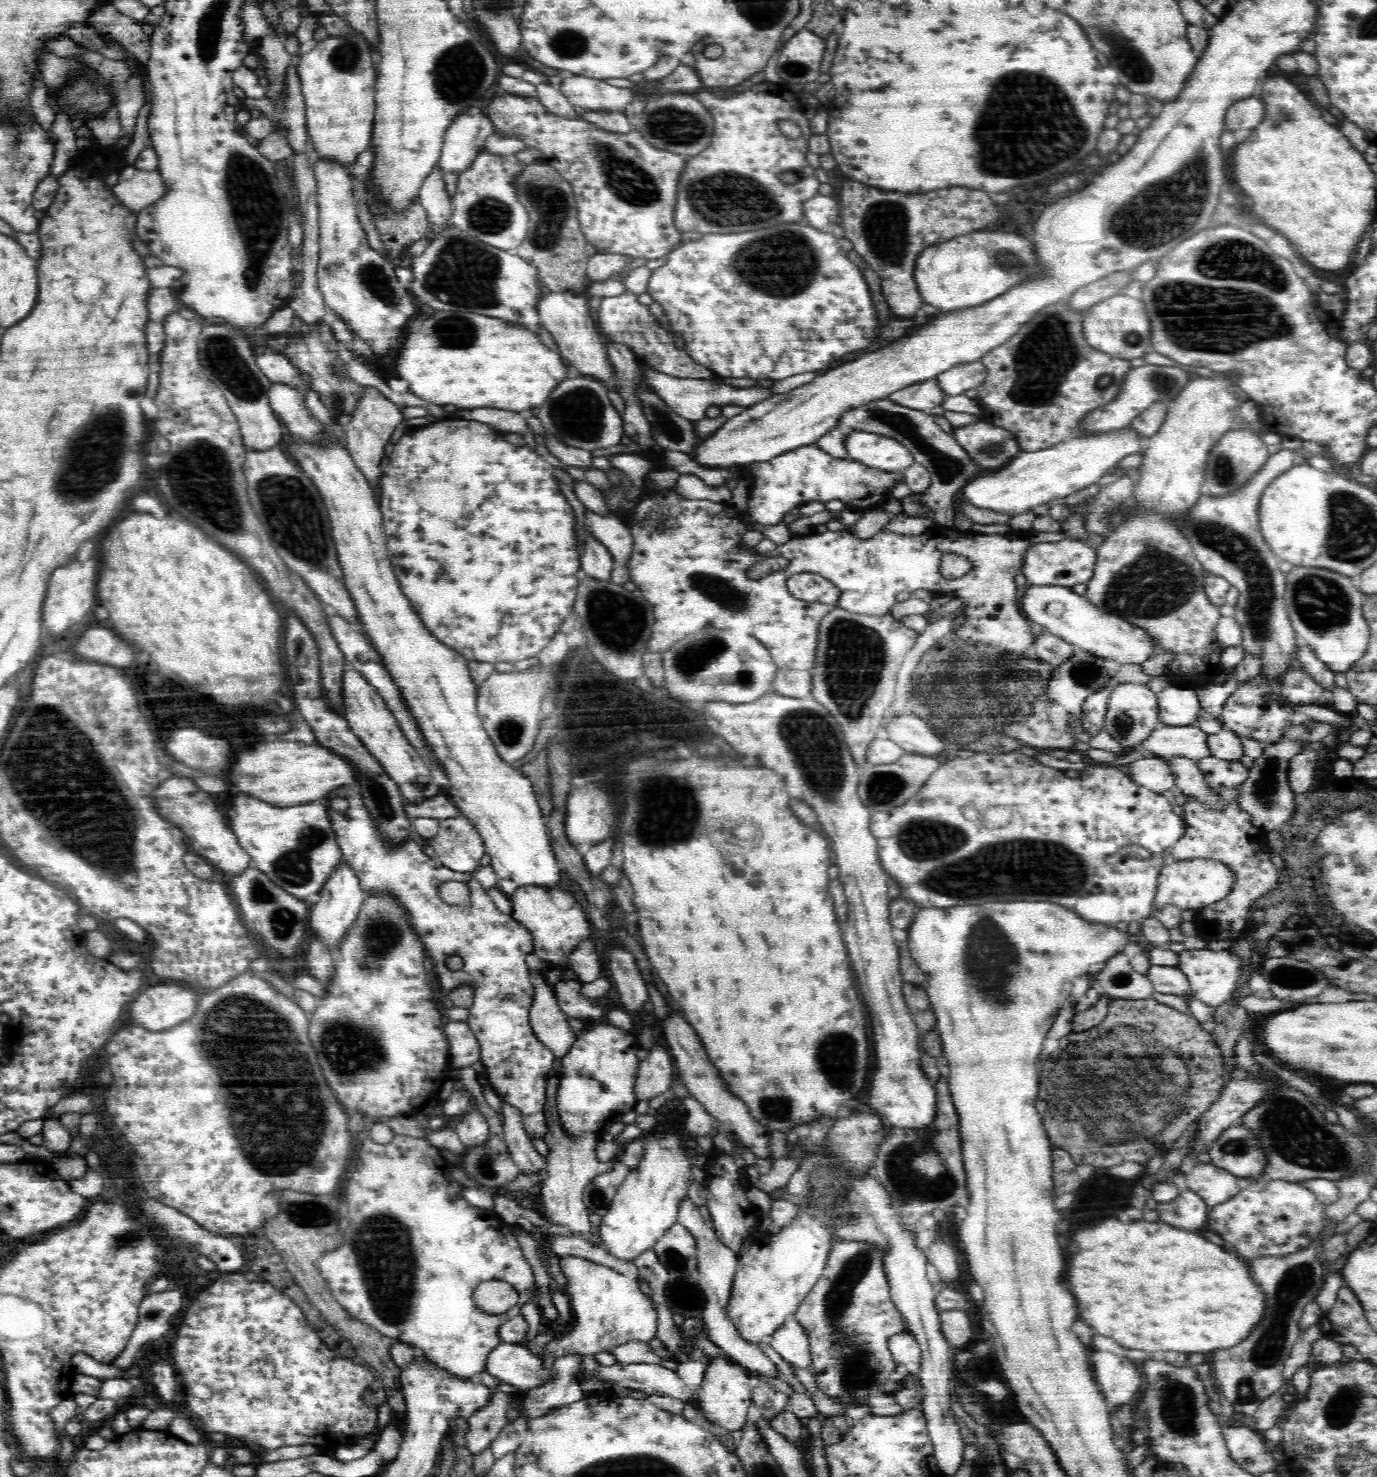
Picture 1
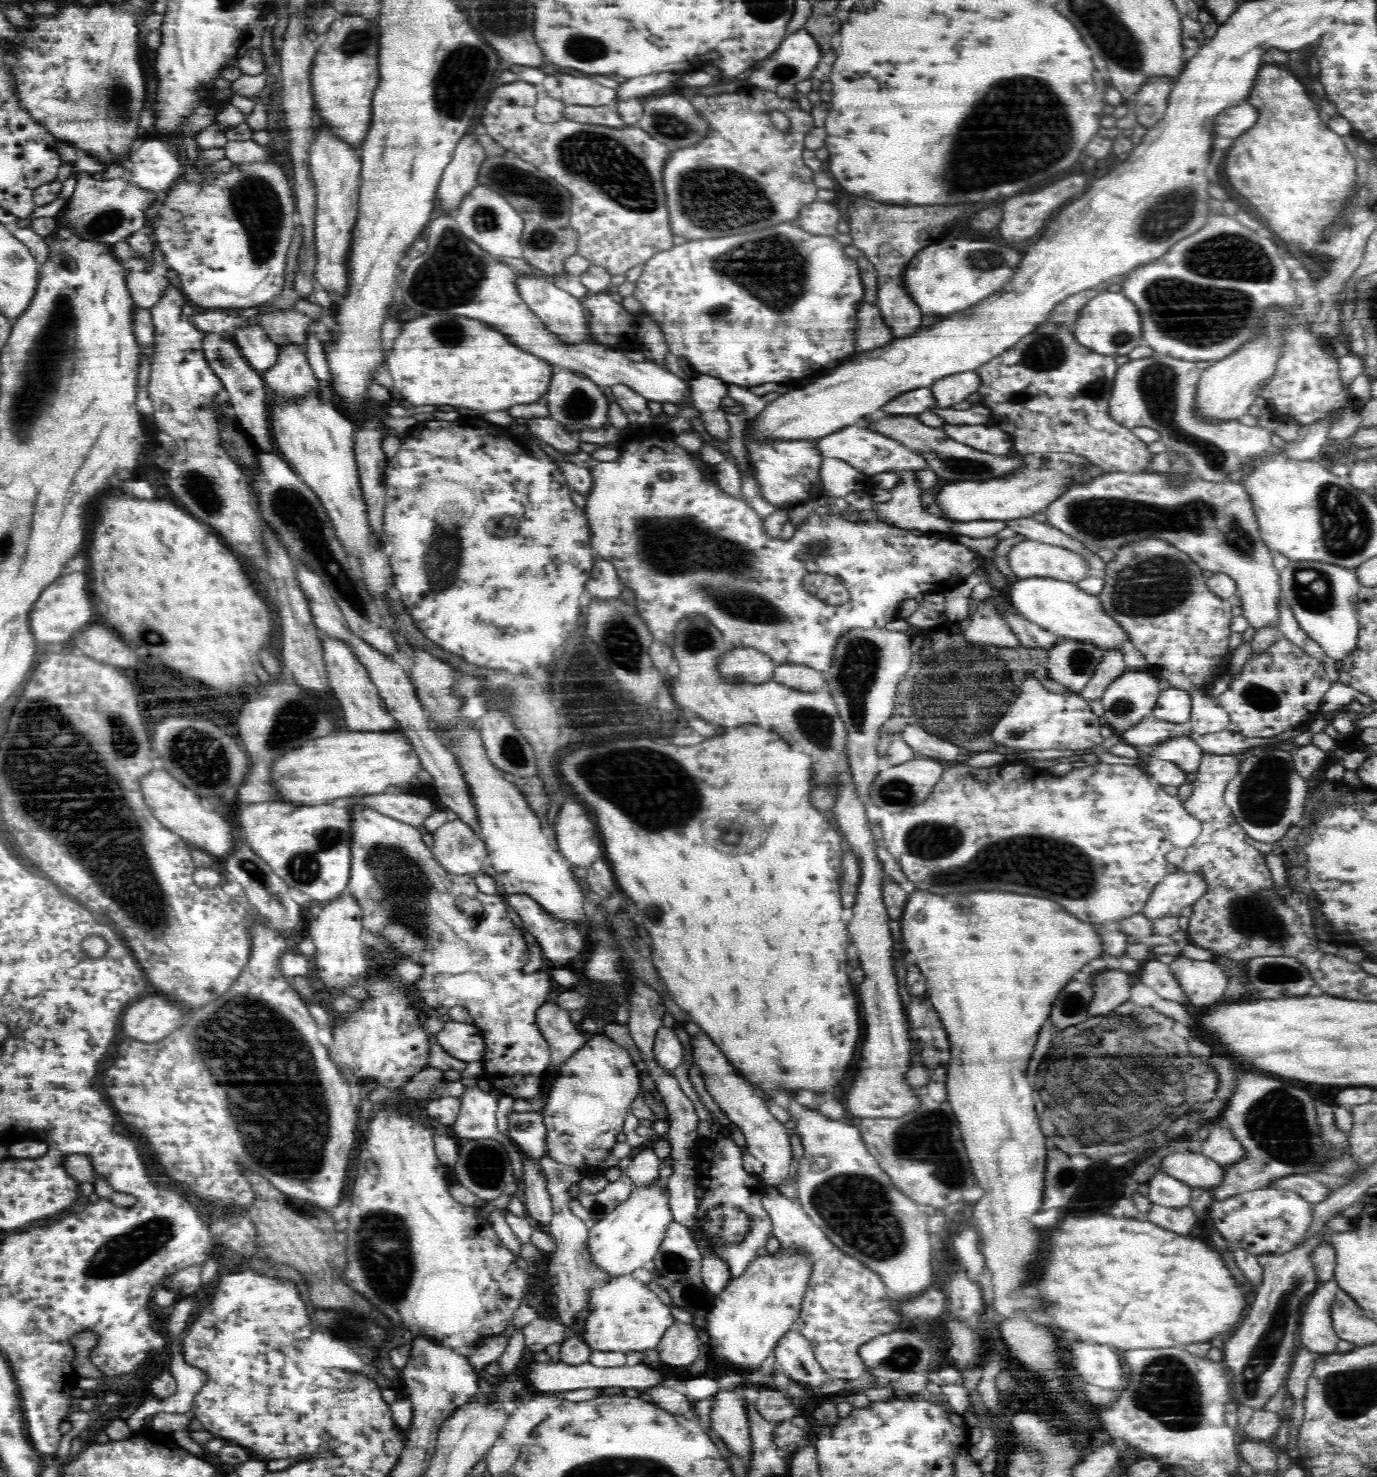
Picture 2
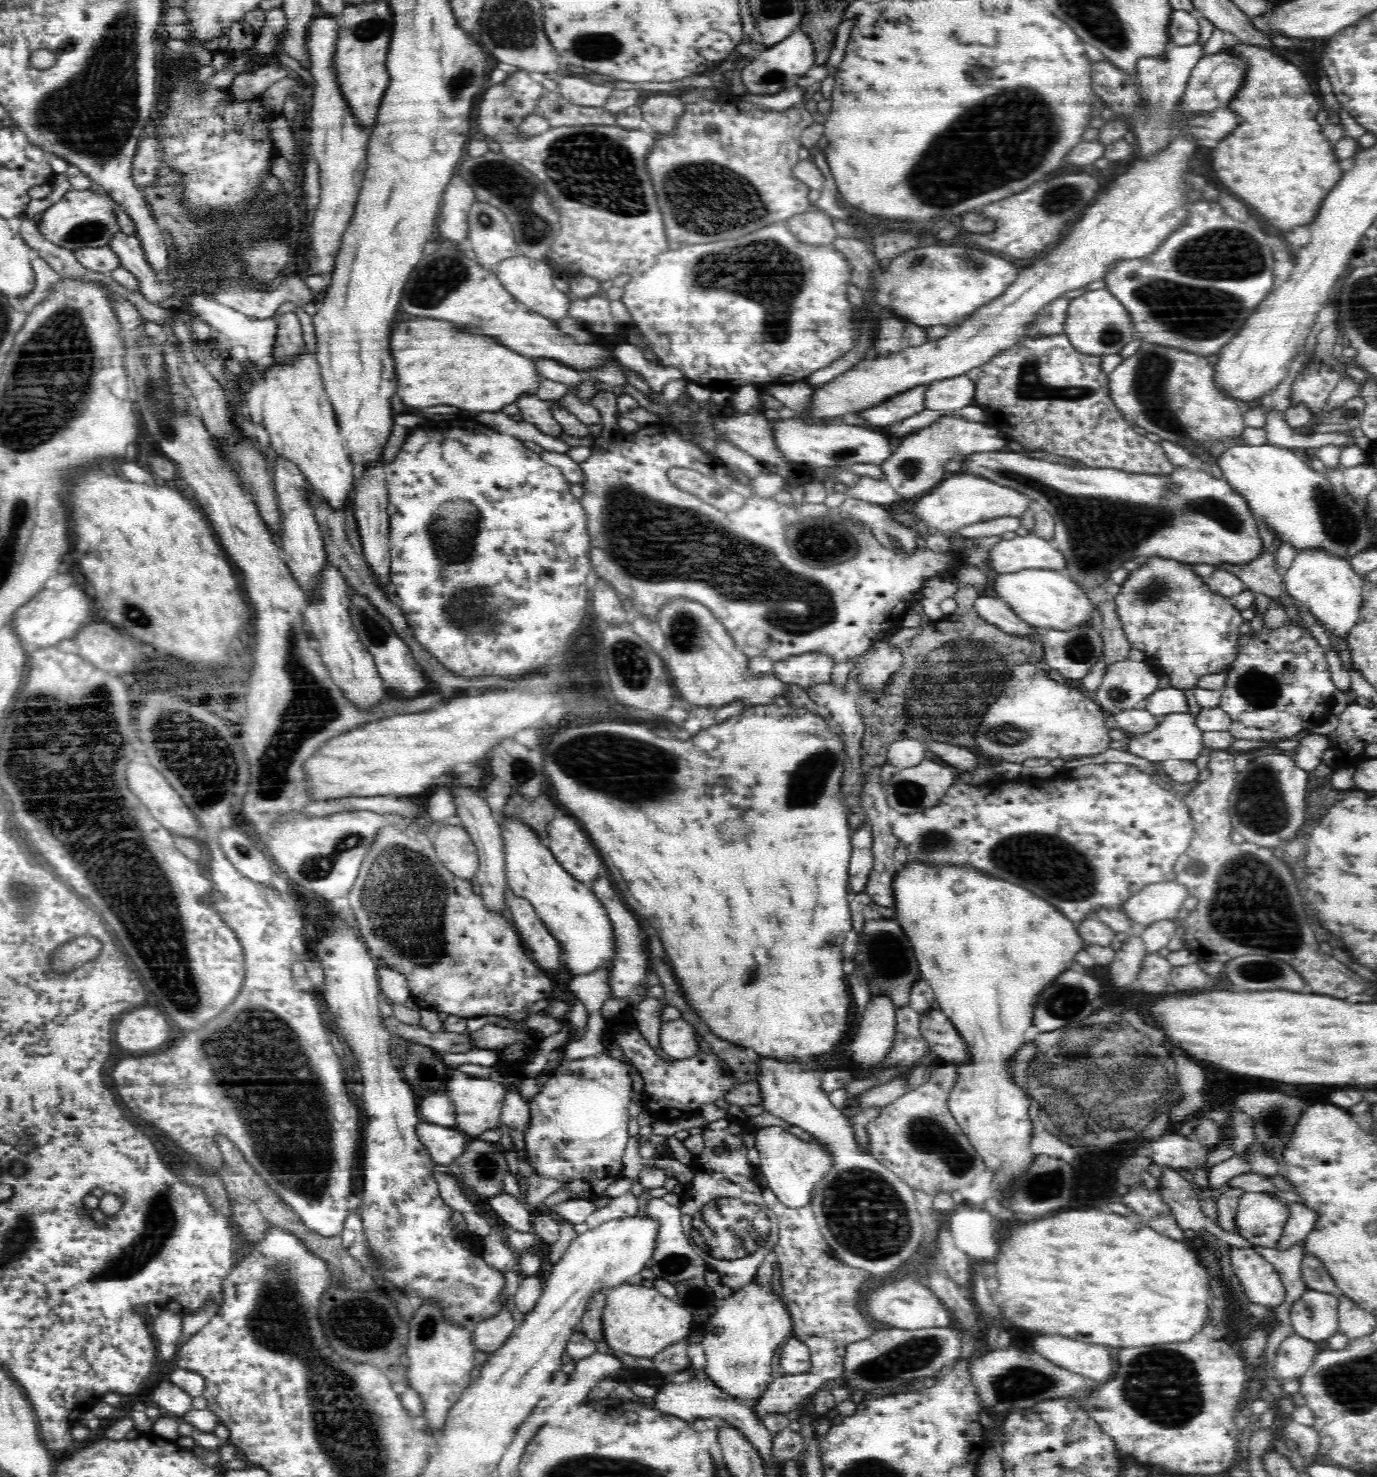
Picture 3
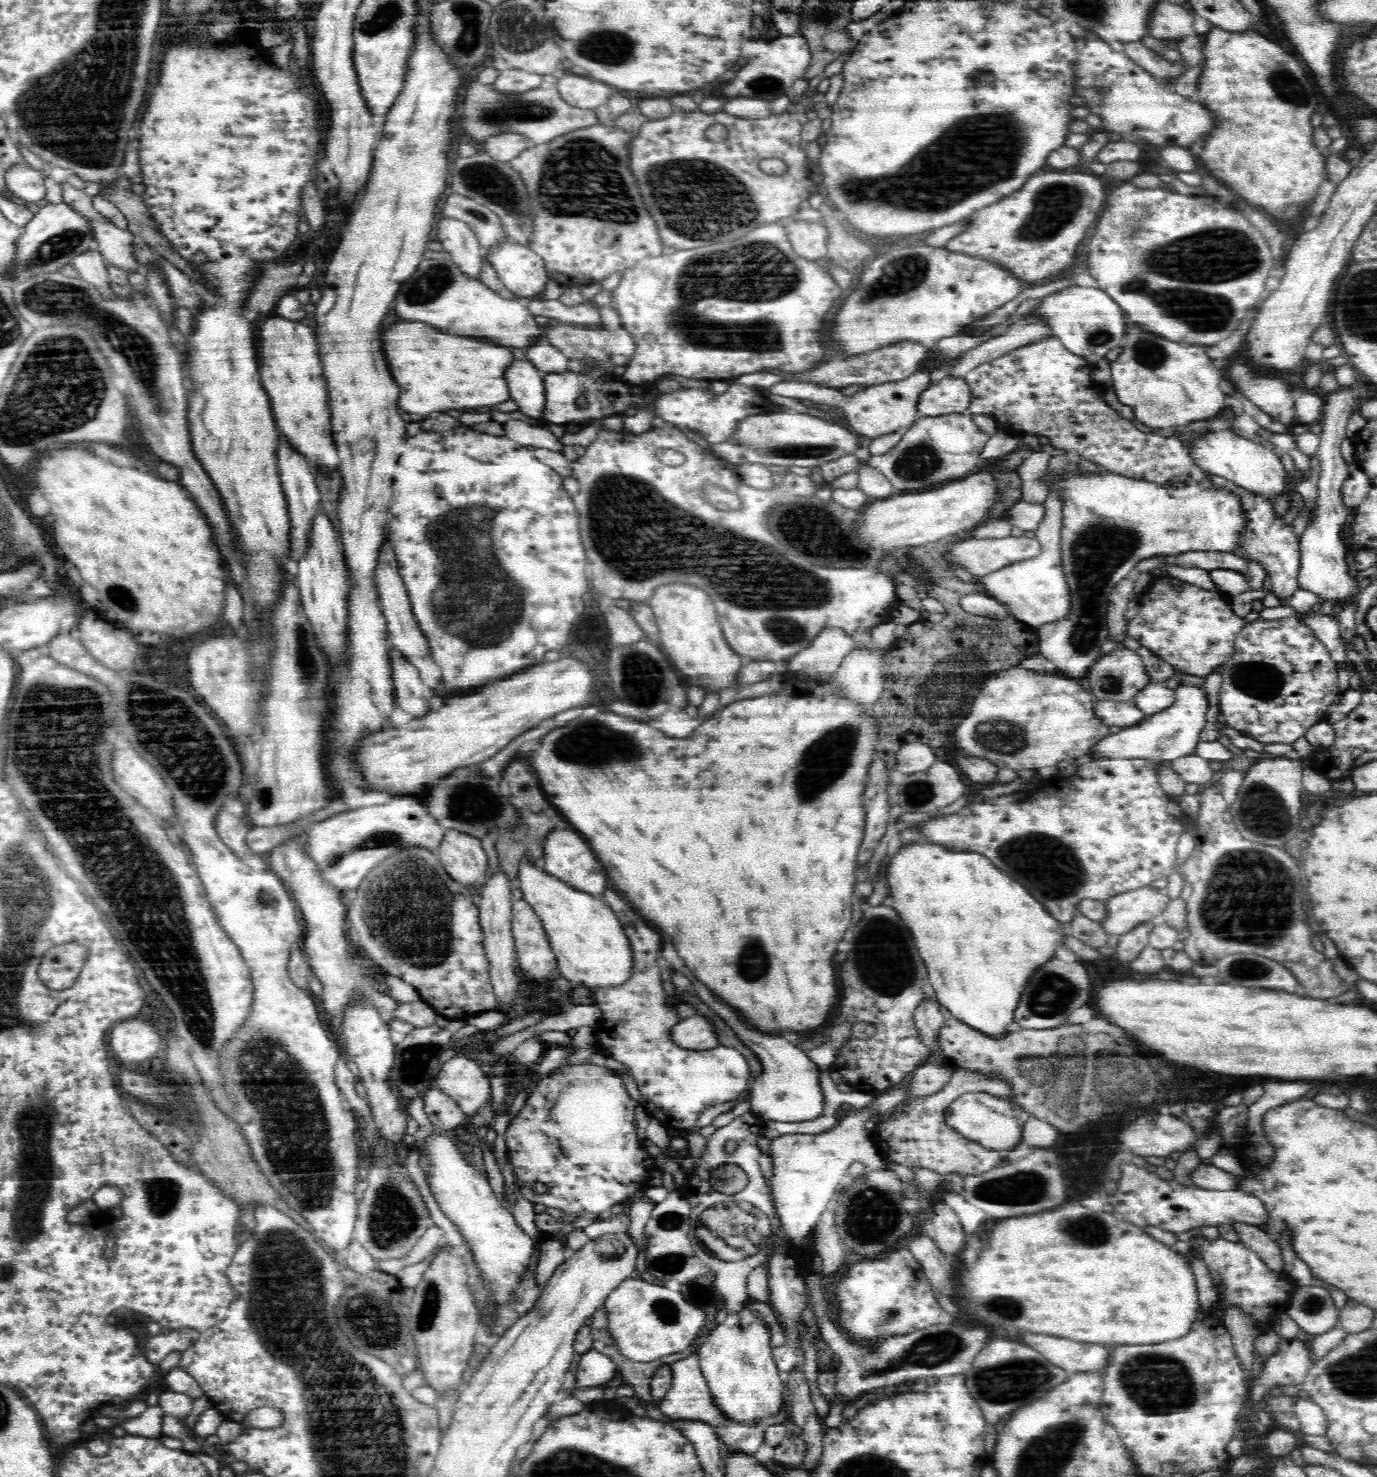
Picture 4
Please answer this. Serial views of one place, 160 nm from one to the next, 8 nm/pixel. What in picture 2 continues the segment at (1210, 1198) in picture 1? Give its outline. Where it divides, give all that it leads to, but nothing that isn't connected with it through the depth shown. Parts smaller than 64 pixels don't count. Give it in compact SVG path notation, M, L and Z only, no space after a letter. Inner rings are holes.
M1180 1146L1158 1161L1158 1169L1192 1188L1205 1188L1211 1193L1222 1186L1227 1173L1226 1167L1214 1159Z

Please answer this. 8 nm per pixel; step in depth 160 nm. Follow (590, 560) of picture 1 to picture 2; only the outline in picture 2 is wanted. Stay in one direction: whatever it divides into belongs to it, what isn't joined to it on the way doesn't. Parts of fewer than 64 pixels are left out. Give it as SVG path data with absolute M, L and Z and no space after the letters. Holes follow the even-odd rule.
M595 557L592 574L586 582L587 588L592 594L592 598L608 599L620 596L619 576L611 562Z

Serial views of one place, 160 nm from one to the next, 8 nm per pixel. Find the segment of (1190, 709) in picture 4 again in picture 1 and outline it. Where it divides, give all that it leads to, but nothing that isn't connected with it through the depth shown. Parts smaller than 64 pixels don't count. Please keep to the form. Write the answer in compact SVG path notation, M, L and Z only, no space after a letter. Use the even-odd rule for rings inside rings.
M1172 758L1172 760L1167 760L1167 763L1174 776L1175 784L1184 795L1188 798L1194 798L1204 805L1216 809L1216 811L1225 807L1225 802L1218 797L1218 793L1214 793L1206 785L1206 780L1204 780L1196 760L1192 760L1192 758Z

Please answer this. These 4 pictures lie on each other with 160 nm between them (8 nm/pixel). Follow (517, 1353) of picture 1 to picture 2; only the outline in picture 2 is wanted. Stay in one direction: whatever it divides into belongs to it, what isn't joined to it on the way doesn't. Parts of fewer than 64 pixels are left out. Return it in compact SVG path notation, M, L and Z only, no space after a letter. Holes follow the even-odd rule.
M559 1361L558 1364L530 1364L526 1368L526 1376L530 1378L532 1386L538 1388L542 1393L563 1393L565 1391L573 1391L580 1389L600 1389L618 1387L625 1389L650 1388L656 1386L660 1382L664 1382L664 1370L656 1370L646 1368L646 1364L626 1364L624 1366L615 1366L612 1368L598 1368L587 1361L584 1364L571 1365Z

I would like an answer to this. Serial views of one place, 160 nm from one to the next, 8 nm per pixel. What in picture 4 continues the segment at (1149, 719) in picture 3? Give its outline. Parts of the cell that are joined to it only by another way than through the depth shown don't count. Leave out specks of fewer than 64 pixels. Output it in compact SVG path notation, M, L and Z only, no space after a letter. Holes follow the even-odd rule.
M1101 701L1095 702L1095 715L1108 726L1131 727L1141 723L1145 715L1132 702Z

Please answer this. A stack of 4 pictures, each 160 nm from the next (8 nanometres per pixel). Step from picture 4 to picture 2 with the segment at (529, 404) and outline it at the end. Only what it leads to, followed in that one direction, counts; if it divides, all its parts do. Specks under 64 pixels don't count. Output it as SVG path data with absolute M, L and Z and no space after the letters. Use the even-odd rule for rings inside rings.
M550 417L530 418L528 428L530 428L532 435L544 440L546 444L550 444L562 454L580 451L581 440L578 433L571 433L566 430L560 421Z

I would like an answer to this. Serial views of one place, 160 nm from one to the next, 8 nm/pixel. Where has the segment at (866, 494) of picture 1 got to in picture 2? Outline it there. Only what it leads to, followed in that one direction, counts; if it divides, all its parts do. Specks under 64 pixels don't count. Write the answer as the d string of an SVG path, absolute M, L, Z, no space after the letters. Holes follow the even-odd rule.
M745 438L745 447L751 456L751 466L754 471L756 481L760 483L760 496L764 501L774 505L776 508L789 508L795 503L808 501L822 494L820 482L820 468L822 468L824 458L818 452L813 441L748 441Z

